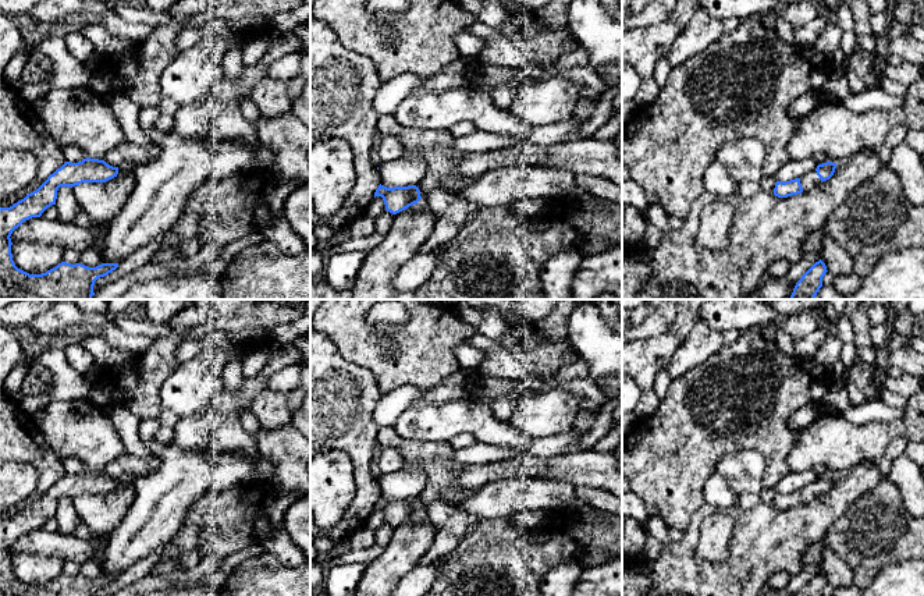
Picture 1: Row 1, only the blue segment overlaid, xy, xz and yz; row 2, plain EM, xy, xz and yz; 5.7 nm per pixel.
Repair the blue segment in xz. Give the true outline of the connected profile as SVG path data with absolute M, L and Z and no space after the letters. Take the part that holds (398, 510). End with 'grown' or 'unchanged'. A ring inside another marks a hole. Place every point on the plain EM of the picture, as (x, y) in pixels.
M380 496L374 504L374 510L376 508L383 510L385 522L392 526L408 521L422 511L420 503L416 497L387 500Z; unchanged

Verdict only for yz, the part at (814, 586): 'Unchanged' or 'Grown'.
Unchanged

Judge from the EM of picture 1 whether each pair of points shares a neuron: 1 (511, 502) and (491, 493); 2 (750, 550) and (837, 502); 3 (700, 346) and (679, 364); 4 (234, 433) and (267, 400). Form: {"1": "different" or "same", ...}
{"1": "same", "2": "same", "3": "same", "4": "different"}

